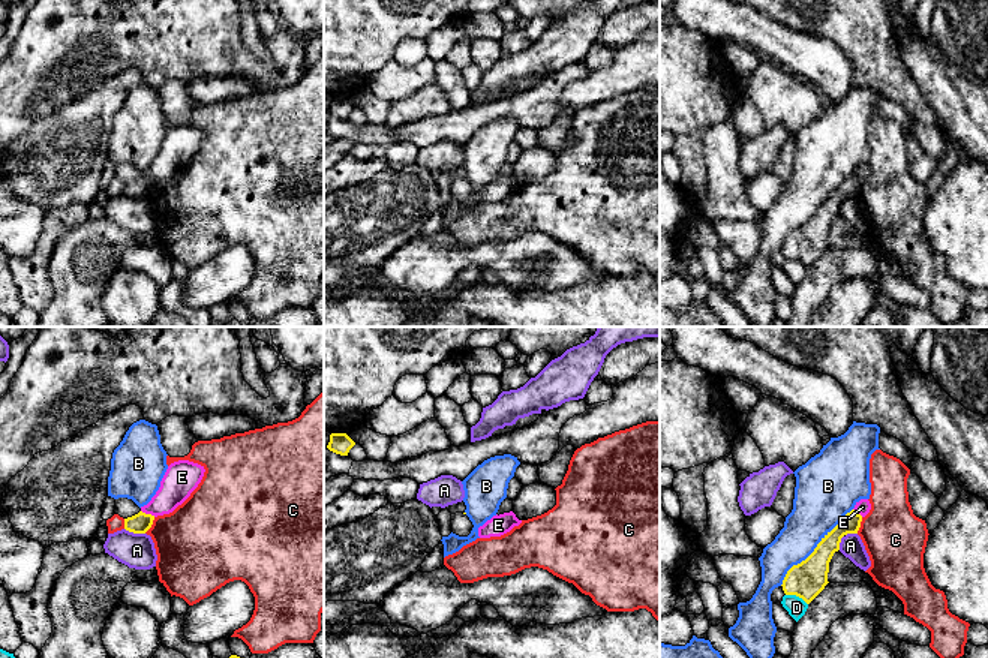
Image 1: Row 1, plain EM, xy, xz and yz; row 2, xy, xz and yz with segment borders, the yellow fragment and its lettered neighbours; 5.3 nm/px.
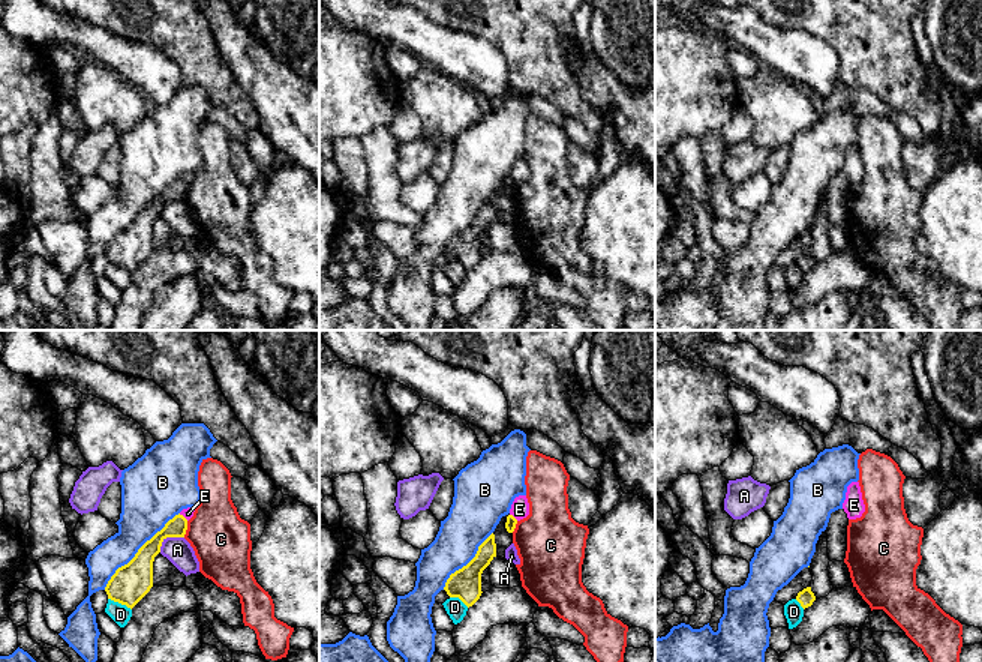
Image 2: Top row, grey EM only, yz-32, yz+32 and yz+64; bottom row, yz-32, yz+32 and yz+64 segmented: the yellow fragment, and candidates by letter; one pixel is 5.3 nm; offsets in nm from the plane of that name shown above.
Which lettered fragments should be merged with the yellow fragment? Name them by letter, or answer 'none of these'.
none of these

